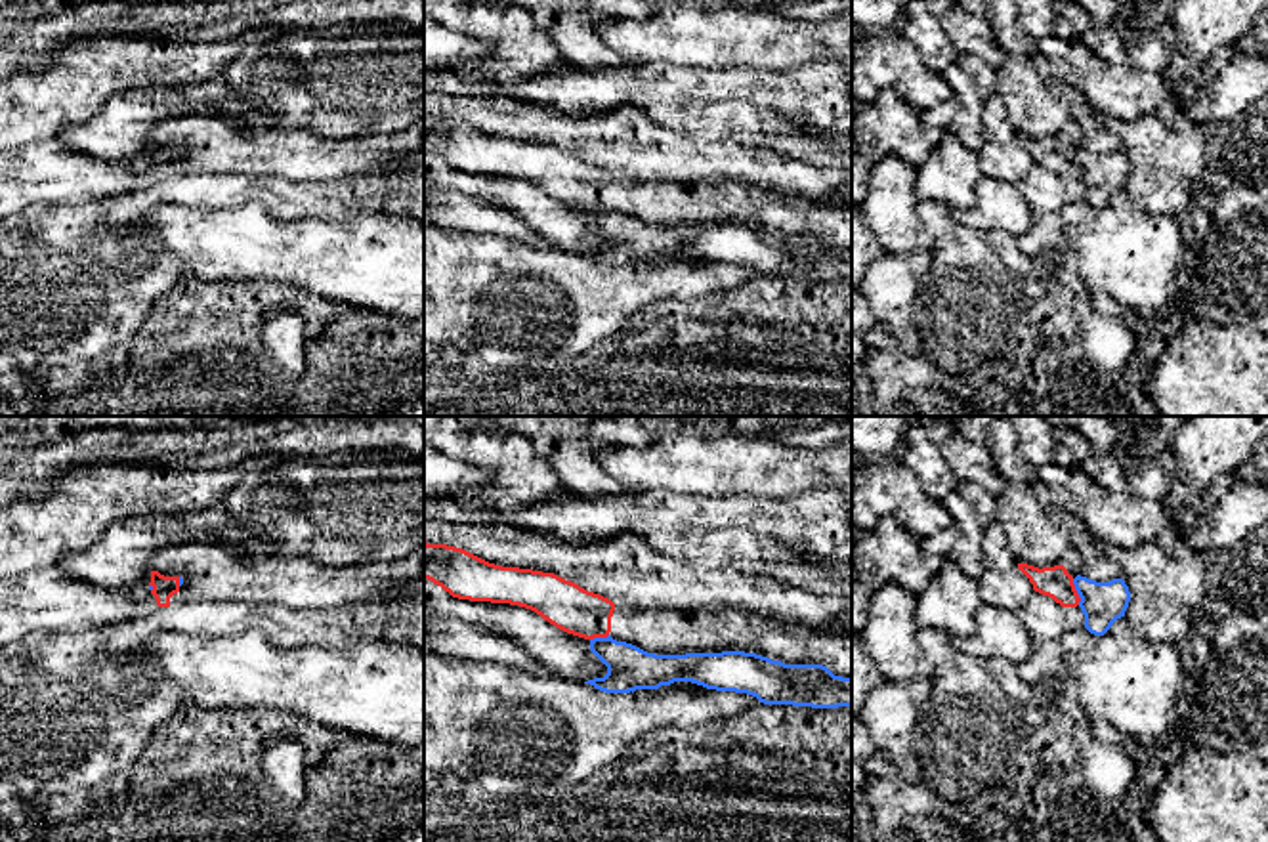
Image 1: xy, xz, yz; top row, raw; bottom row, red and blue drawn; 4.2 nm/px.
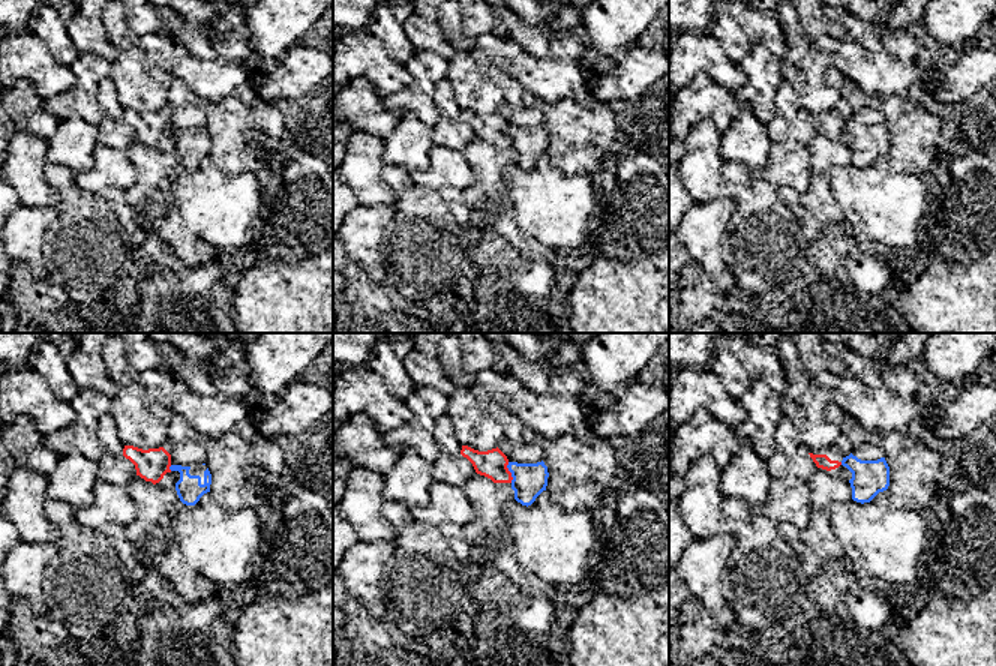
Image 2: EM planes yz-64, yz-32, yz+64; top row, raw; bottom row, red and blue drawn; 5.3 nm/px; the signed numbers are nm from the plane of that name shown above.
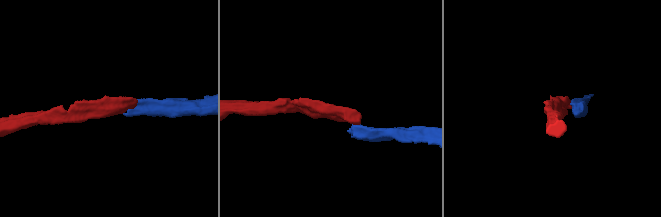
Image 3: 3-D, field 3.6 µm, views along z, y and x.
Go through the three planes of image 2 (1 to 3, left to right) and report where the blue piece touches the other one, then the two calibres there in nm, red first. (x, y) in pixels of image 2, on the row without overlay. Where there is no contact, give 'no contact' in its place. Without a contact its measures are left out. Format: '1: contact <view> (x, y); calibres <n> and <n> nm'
1: contact yz-64 (168, 132); calibres 170 and 140 nm
2: contact yz-32 (510, 137); calibres 160 and 180 nm
3: no contact

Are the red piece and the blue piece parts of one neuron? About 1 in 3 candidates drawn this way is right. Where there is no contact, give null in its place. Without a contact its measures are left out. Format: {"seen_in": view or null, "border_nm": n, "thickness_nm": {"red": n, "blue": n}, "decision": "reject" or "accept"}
{"seen_in": "yz", "border_nm": 120, "thickness_nm": {"red": 140, "blue": 180}, "decision": "reject"}

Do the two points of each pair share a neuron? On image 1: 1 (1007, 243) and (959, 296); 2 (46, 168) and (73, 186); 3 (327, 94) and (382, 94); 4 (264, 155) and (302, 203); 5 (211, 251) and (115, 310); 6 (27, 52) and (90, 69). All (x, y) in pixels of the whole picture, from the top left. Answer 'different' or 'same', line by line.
1: different
2: same
3: same
4: different
5: different
6: different

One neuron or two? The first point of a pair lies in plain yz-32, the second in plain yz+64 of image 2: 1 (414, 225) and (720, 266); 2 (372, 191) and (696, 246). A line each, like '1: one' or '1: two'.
1: two
2: two

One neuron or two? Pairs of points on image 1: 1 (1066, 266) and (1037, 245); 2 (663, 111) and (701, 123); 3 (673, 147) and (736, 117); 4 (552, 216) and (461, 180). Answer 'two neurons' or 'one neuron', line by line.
1: one neuron
2: one neuron
3: two neurons
4: one neuron

